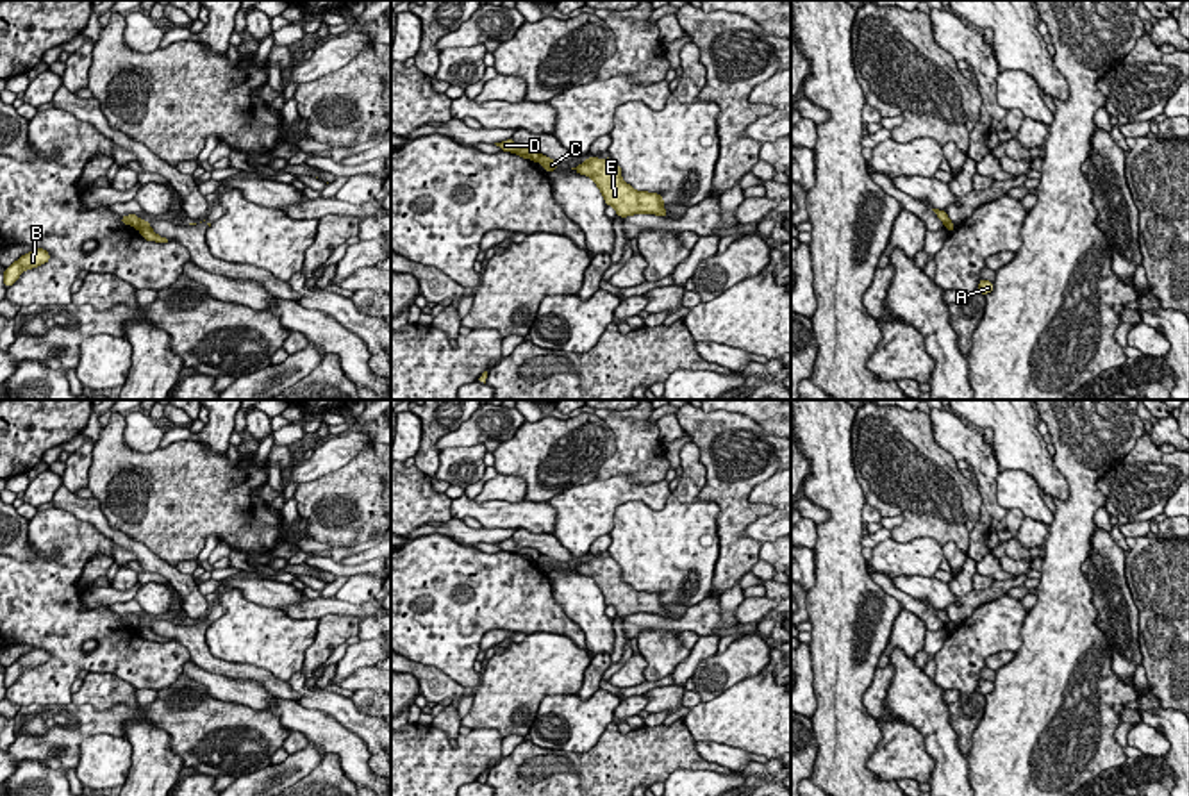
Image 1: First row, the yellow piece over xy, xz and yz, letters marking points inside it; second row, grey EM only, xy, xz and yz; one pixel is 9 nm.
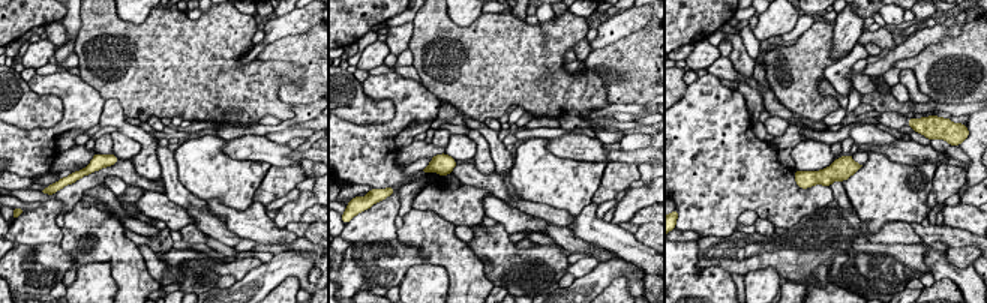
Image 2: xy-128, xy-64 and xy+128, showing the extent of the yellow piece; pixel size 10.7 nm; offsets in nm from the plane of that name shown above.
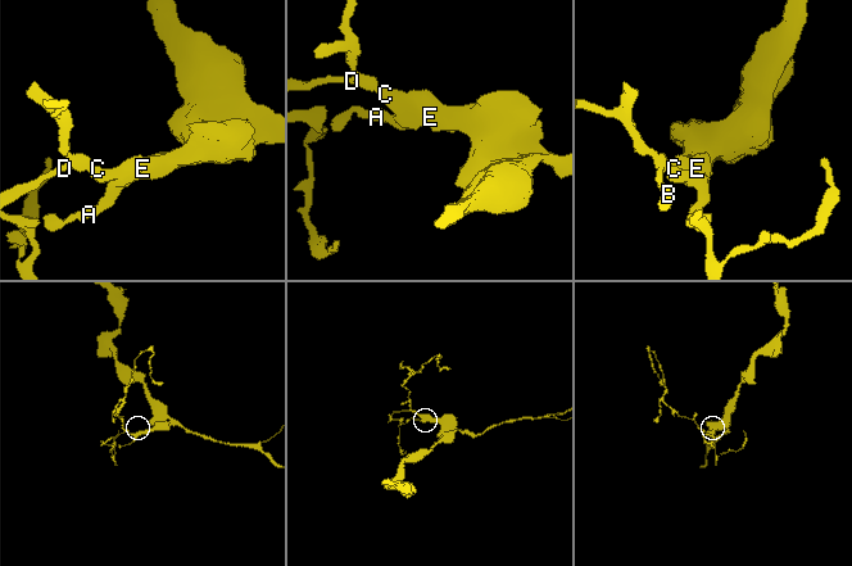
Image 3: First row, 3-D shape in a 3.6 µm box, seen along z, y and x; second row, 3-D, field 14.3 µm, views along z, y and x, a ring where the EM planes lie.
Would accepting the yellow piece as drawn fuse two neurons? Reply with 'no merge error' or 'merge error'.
merge error

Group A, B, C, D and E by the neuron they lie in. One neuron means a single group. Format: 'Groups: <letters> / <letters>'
Groups: A C E / B D

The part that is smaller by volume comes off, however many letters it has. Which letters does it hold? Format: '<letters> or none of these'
B, D

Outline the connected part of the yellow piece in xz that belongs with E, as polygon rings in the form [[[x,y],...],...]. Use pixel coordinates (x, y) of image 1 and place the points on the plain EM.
[[[589,557],[580,566],[571,568],[591,576],[603,594],[605,605],[612,605],[619,618],[632,614],[657,614],[666,618],[664,598],[659,593],[636,591],[621,578],[621,568],[611,557]]]

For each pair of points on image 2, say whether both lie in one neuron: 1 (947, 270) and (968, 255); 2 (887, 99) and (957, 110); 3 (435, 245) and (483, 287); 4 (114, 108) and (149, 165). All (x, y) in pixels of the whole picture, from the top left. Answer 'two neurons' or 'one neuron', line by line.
1: two neurons
2: one neuron
3: one neuron
4: one neuron

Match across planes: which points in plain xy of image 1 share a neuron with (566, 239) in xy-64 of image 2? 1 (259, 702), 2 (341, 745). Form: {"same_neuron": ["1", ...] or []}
{"same_neuron": ["2"]}

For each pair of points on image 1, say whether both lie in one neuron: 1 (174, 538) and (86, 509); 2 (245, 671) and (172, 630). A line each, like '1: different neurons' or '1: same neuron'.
1: different neurons
2: same neuron

